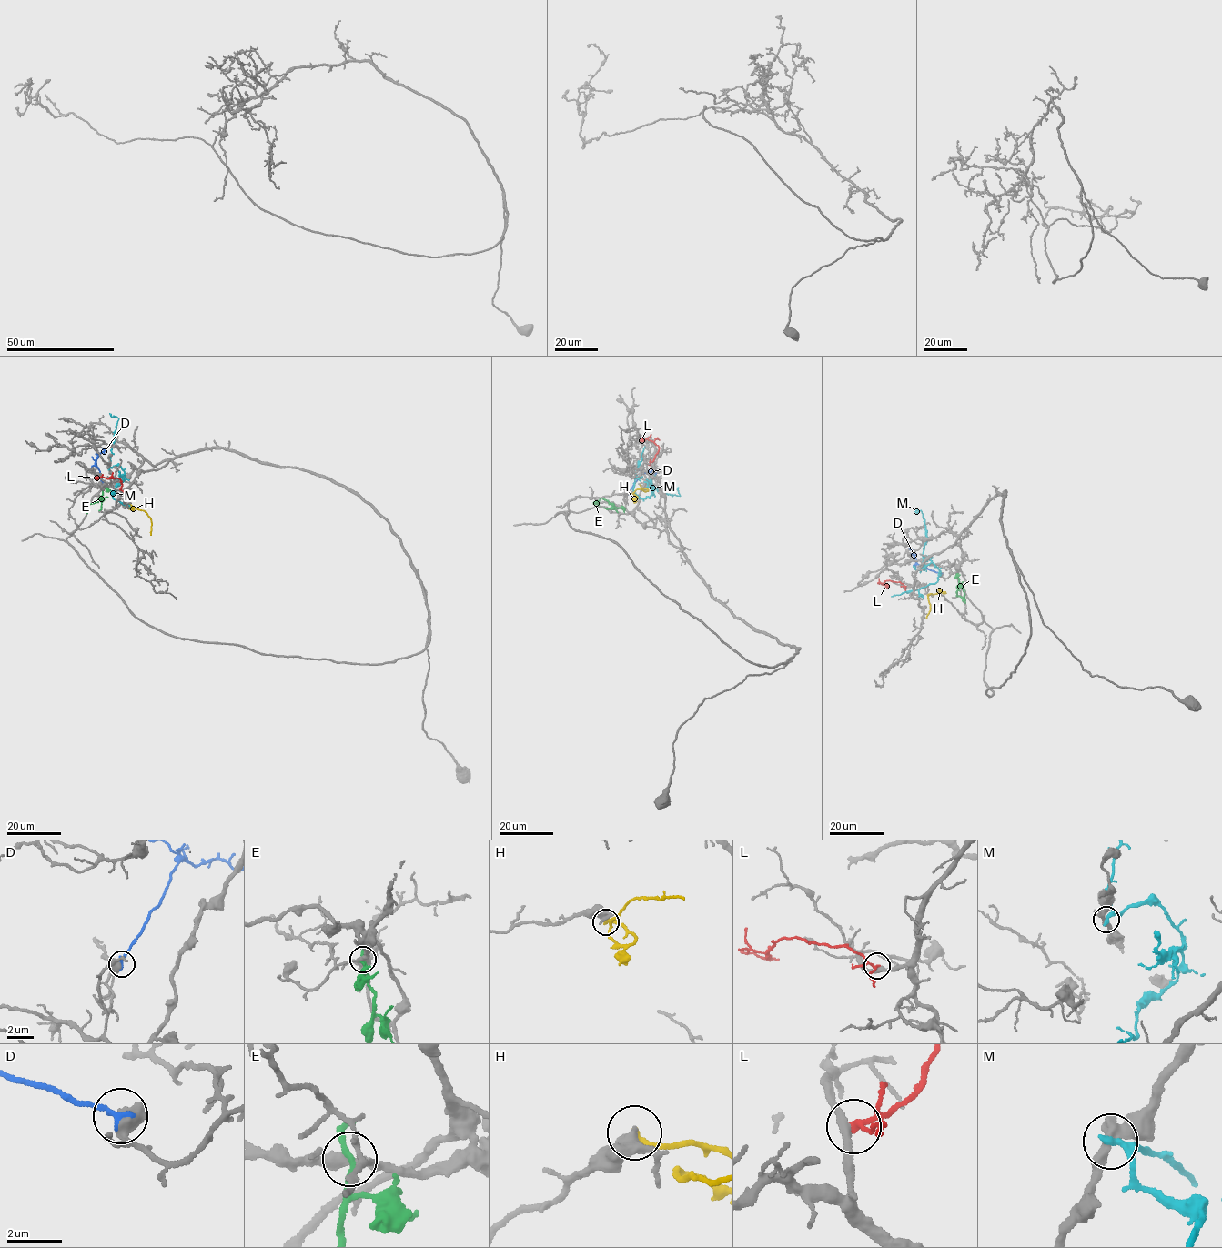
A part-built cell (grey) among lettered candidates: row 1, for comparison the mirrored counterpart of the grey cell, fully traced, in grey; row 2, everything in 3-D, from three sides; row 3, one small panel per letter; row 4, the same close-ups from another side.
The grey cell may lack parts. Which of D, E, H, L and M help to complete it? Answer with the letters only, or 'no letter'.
L

